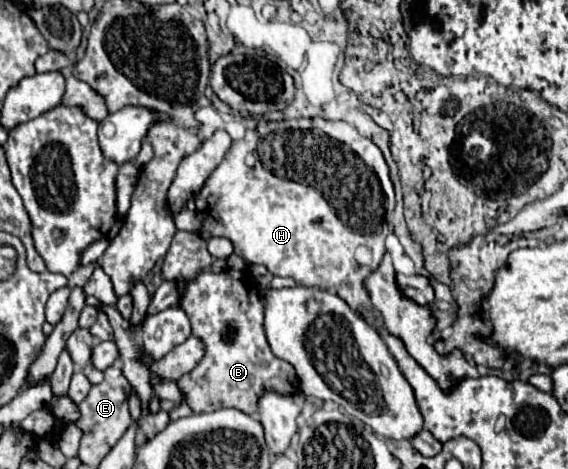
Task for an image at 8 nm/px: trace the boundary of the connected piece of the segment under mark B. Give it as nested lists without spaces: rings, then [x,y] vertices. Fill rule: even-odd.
[[[233,269],[219,275],[203,271],[183,293],[181,307],[191,321],[193,335],[197,335],[207,347],[205,359],[177,381],[195,413],[235,407],[255,417],[257,401],[265,391],[279,395],[293,395],[299,391],[295,369],[287,361],[273,357],[269,349],[263,329],[265,305],[251,275],[241,275],[241,271]]]

